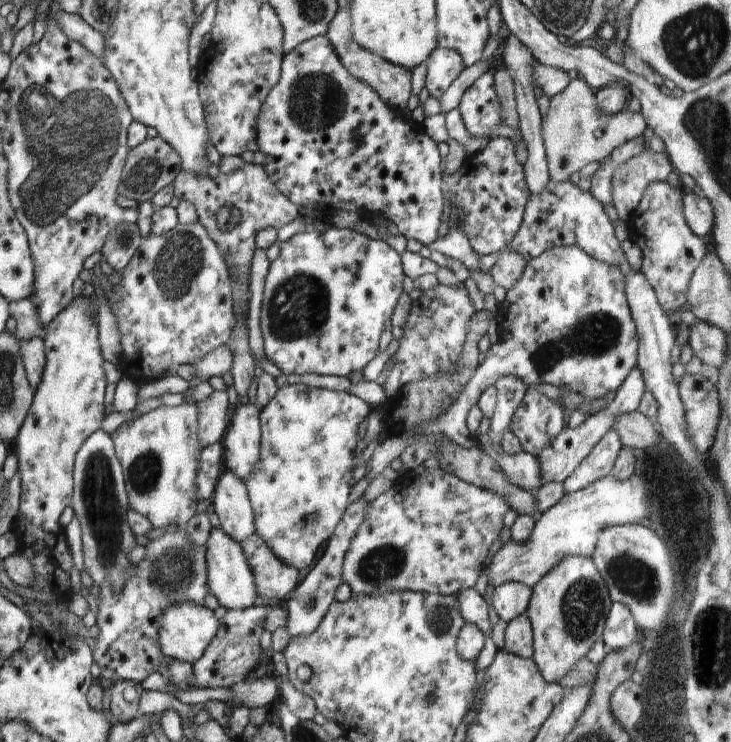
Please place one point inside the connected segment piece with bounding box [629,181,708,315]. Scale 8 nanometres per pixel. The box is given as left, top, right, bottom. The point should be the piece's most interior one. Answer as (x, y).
(670, 250)

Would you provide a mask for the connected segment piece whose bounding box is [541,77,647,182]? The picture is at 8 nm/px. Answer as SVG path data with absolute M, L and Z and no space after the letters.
M576 77L562 93L550 93L549 109L541 120L541 135L549 166L549 178L565 181L590 162L601 162L616 147L640 137L647 124L639 111L630 112L626 105L618 114L603 115L595 102L595 90Z

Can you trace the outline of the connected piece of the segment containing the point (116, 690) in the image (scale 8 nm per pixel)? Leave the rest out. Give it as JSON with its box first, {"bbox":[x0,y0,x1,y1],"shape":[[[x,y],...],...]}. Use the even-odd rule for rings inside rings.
{"bbox":[108,681,144,723],"shape":[[[117,681],[108,684],[111,692],[109,709],[112,722],[127,723],[140,715],[139,700],[144,691],[140,683],[134,681]]]}

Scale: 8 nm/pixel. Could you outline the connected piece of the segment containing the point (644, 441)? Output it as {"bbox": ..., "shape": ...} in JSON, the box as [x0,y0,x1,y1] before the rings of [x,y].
{"bbox":[611,411,658,450],"shape":[[[638,411],[616,415],[611,429],[624,447],[642,448],[642,450],[654,447],[658,436],[650,419]]]}

